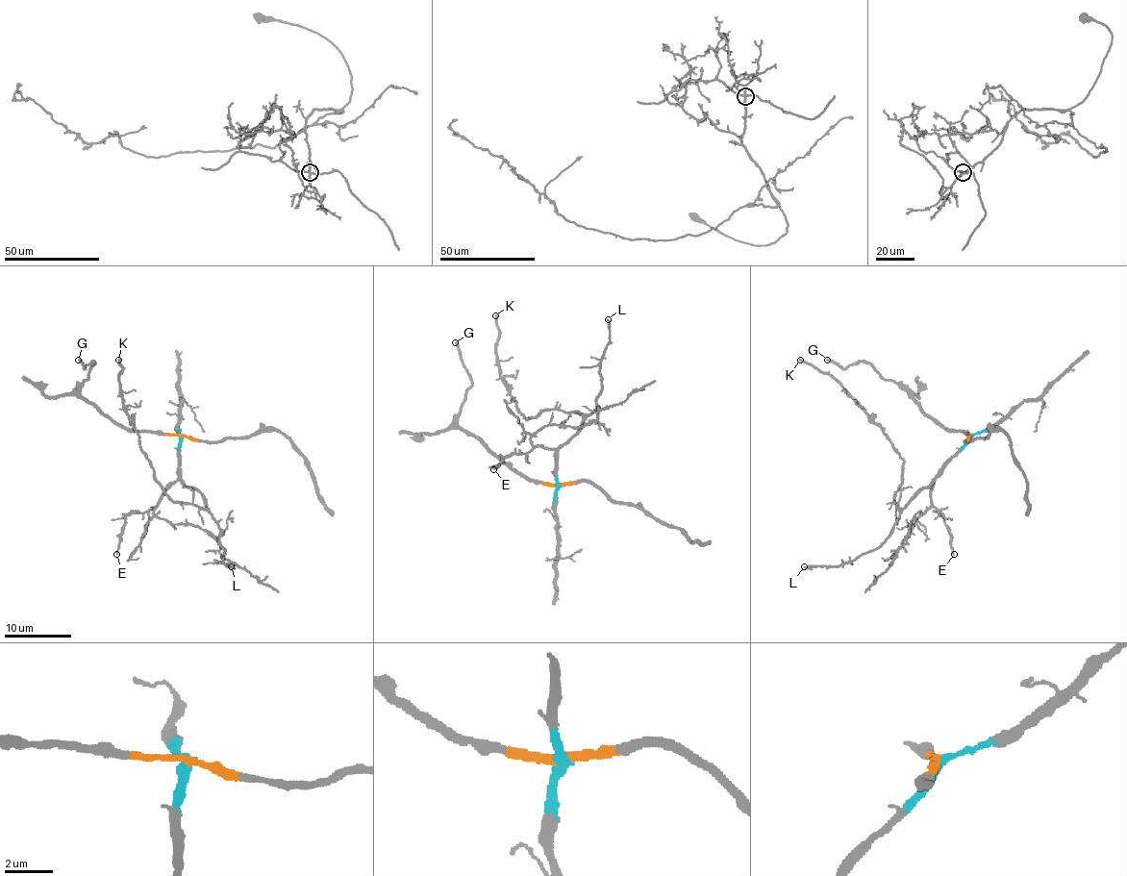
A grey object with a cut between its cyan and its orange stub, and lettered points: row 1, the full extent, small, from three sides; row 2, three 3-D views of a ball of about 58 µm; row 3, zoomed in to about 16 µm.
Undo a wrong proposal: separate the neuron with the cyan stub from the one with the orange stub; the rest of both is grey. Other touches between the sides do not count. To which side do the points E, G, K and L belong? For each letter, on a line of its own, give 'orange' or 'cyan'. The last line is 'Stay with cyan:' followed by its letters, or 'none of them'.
E: cyan
G: orange
K: cyan
L: cyan
Stay with cyan: E, K, L

